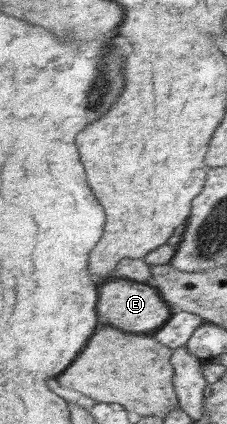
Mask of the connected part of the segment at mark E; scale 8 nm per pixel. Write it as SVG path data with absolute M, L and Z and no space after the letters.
M115 277L101 286L101 292L100 322L120 326L122 330L128 330L128 332L143 333L159 330L170 320L170 316L174 315L168 308L169 304L166 304L164 298L160 296L161 292L149 283L142 284L132 279Z

